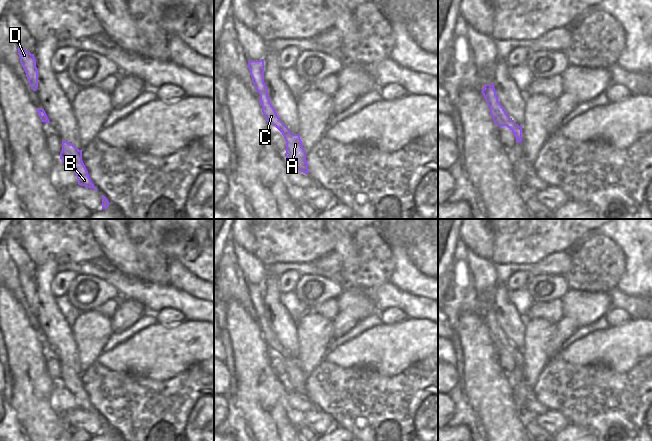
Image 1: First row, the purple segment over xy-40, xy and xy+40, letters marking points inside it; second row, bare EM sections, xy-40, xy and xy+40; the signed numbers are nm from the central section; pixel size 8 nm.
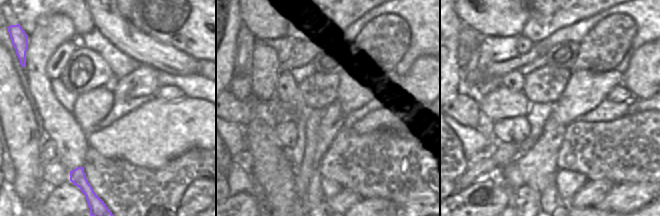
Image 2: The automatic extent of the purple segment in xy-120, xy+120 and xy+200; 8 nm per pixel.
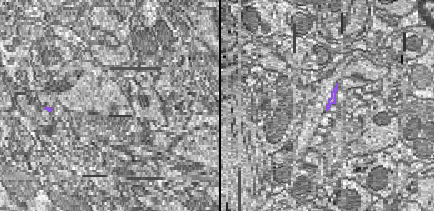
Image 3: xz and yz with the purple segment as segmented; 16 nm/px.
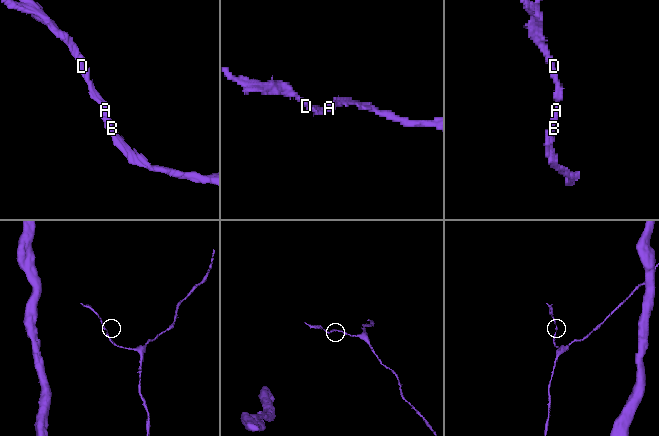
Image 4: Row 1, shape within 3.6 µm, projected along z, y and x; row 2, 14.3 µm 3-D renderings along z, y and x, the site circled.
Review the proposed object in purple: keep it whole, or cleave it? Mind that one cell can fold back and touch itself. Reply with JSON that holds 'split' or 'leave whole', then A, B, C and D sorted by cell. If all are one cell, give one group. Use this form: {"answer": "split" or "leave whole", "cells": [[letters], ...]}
{"answer": "leave whole", "cells": [["A", "B", "C", "D"]]}

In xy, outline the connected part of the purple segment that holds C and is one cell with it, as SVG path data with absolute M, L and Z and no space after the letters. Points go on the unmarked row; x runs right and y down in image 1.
M264 283L248 284L248 293L252 301L252 307L260 319L262 337L266 345L275 350L284 360L286 365L286 377L284 378L288 388L293 392L308 398L306 375L302 371L299 358L294 358L288 350L278 341L268 321L268 311L264 307Z

